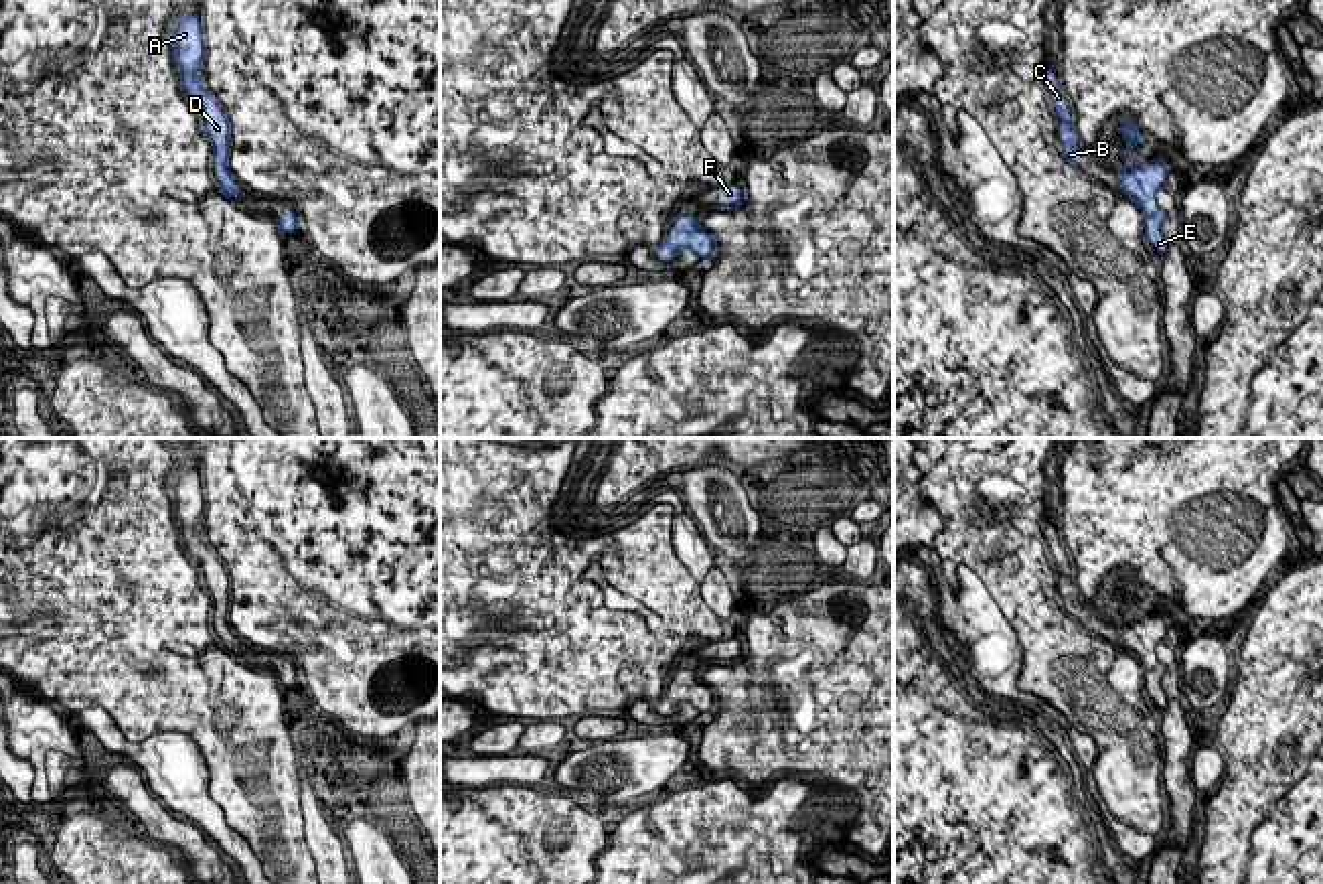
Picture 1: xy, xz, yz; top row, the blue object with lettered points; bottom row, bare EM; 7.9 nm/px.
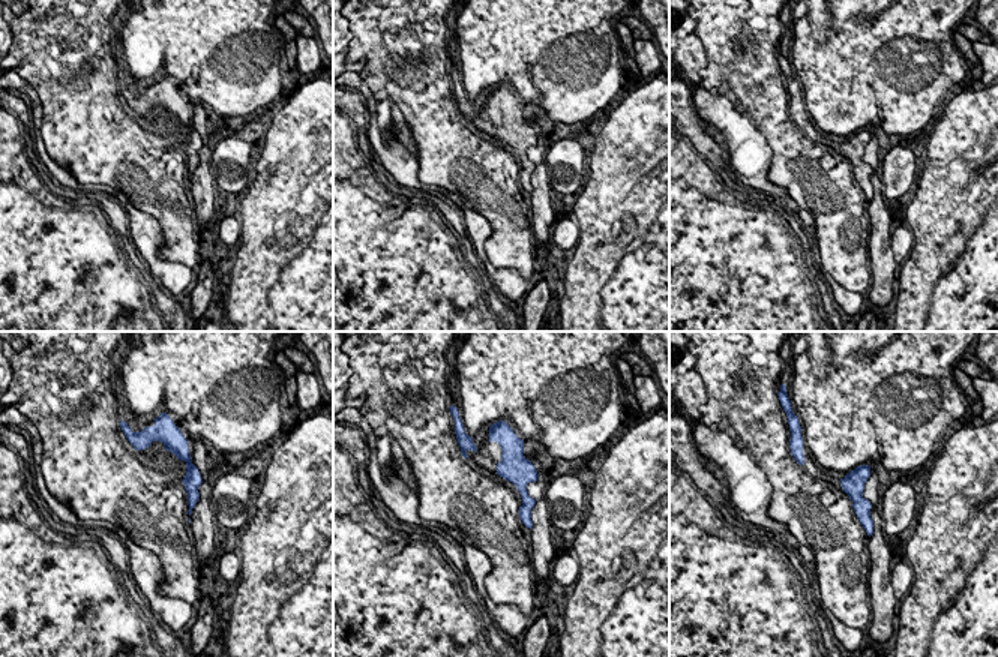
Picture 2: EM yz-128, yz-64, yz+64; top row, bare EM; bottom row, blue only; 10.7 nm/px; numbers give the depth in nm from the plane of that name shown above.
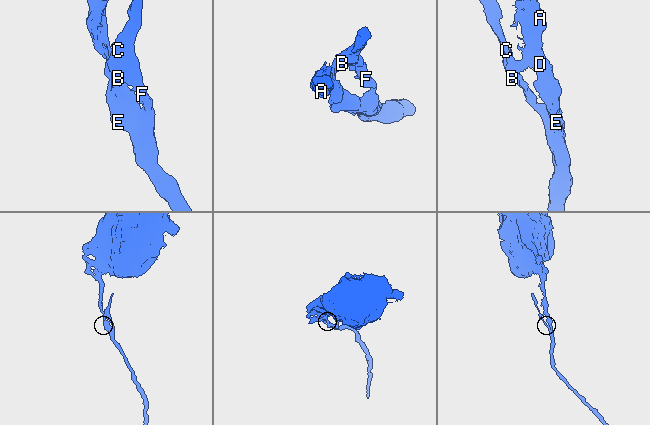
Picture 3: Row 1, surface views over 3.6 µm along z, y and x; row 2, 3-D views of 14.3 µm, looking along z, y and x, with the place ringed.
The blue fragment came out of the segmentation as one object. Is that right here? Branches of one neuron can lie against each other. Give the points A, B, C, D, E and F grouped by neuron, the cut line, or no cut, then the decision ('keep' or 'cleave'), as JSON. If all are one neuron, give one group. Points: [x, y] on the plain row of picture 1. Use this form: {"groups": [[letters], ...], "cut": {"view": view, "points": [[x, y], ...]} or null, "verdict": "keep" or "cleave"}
{"groups": [["A", "B", "C", "D", "E", "F"]], "cut": null, "verdict": "keep"}

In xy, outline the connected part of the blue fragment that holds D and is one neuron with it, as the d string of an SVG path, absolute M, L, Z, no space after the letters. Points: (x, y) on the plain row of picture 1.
M180 468L176 483L170 487L170 497L180 537L186 543L184 551L205 572L205 586L211 592L215 633L221 639L221 647L225 651L237 651L241 641L233 635L227 618L231 580L221 562L203 543L205 531L197 529L197 521L205 511L199 468Z

